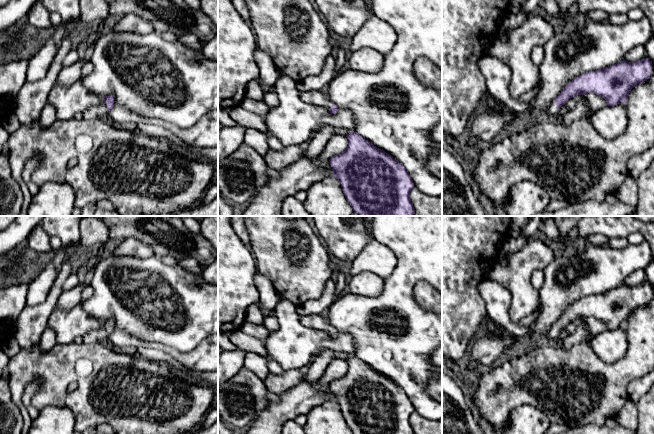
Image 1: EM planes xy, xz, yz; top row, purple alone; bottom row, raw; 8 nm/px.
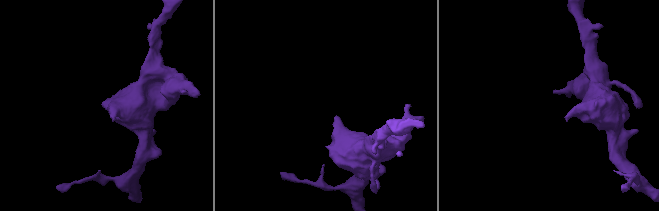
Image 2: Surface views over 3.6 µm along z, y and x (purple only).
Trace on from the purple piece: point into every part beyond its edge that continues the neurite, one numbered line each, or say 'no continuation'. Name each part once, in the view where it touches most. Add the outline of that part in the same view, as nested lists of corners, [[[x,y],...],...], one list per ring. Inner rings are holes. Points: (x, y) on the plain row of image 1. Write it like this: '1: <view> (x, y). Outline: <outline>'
1: xy (100, 335). Outline: [[[102,325],[100,328],[86,333],[83,336],[83,342],[85,344],[105,343],[108,338],[107,328]]]

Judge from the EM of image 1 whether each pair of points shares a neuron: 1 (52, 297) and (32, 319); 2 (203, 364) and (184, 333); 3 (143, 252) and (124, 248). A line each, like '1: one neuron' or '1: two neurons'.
1: one neuron
2: two neurons
3: one neuron

